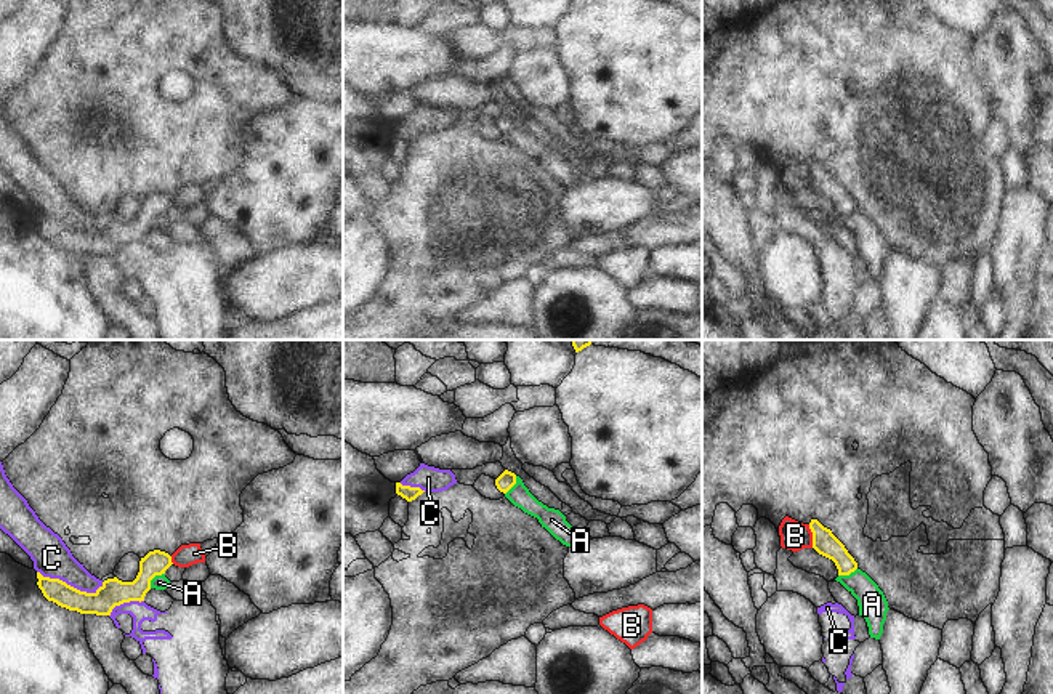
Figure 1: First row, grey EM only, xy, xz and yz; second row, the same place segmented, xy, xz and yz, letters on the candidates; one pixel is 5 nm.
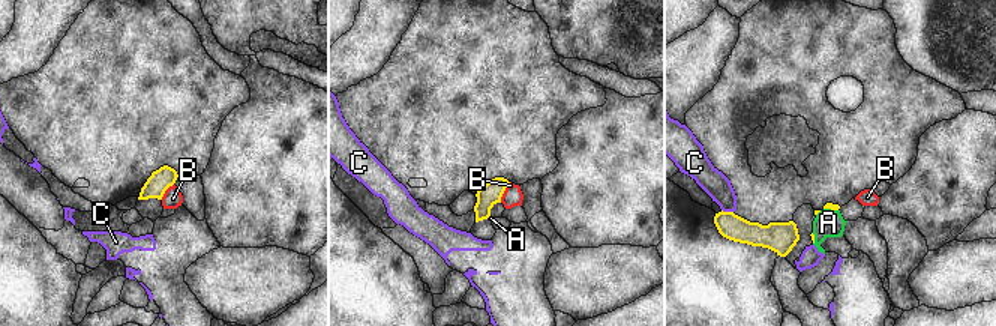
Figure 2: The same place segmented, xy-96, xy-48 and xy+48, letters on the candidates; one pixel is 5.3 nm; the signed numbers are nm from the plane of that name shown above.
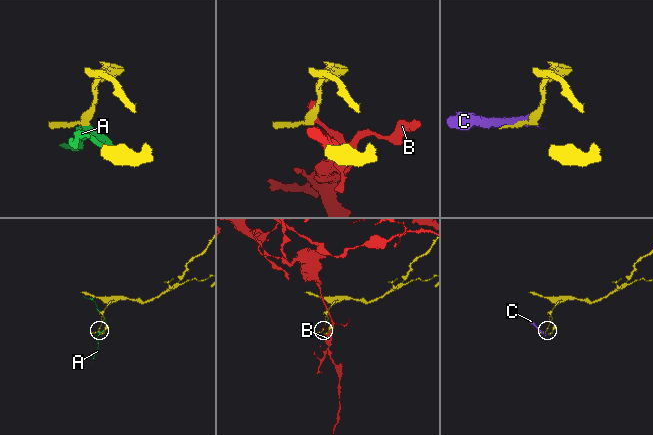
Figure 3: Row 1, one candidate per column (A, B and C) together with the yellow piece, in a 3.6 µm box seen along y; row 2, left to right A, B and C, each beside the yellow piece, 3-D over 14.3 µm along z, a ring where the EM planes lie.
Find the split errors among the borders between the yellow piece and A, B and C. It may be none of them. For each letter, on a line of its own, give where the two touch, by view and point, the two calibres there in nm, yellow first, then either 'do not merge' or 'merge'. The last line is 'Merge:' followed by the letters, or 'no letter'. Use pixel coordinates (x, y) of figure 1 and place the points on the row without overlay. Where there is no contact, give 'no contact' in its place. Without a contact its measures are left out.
A: xy (154, 217) | 140/80 nm | do not merge
B: yz (813, 177) | 120/150 nm | do not merge
C: xy (69, 226) | 140/190 nm | do not merge
Merge: no letter

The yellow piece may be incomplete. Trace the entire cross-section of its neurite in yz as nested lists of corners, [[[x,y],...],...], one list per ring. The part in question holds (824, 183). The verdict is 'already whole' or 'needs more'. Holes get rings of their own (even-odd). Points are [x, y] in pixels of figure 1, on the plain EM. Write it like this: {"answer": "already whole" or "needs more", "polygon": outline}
{"answer": "already whole", "polygon": [[[811,160],[809,170],[813,173],[813,189],[835,204],[838,216],[849,216],[857,210],[854,199],[830,170],[824,168],[817,160]]]}

